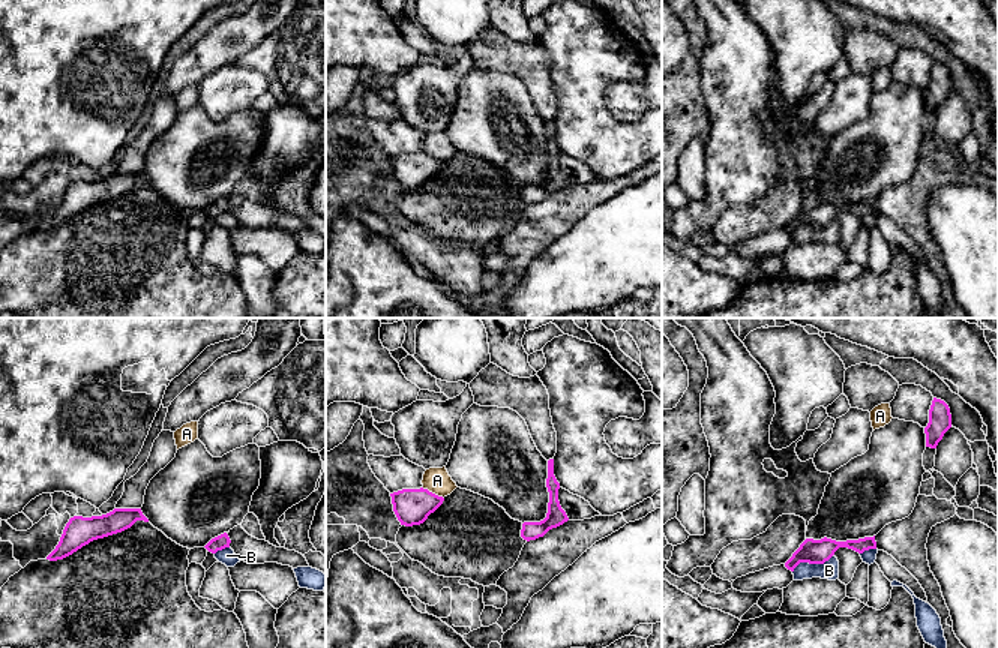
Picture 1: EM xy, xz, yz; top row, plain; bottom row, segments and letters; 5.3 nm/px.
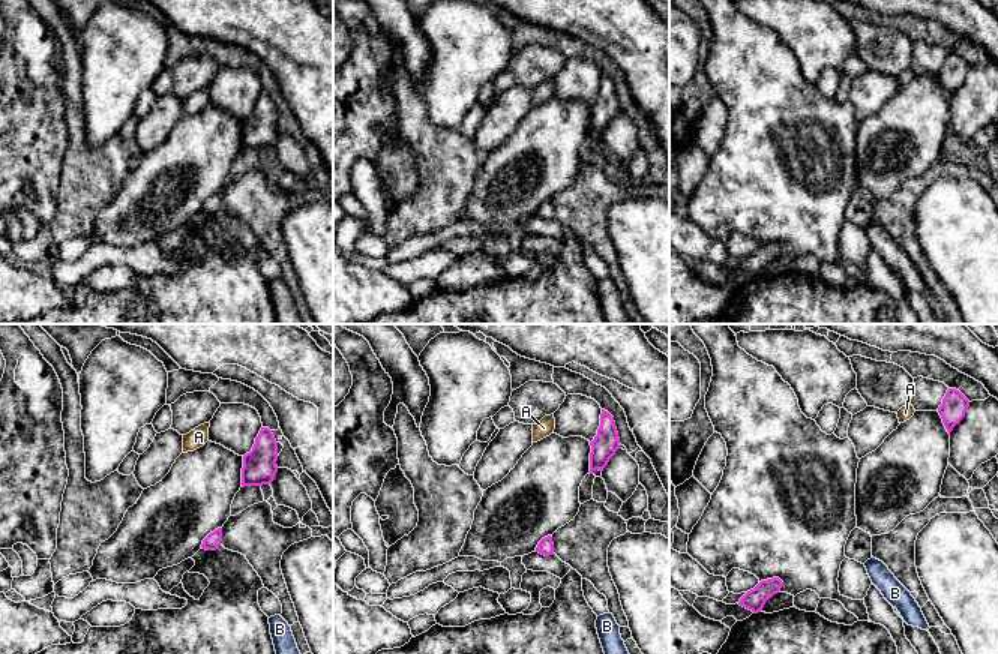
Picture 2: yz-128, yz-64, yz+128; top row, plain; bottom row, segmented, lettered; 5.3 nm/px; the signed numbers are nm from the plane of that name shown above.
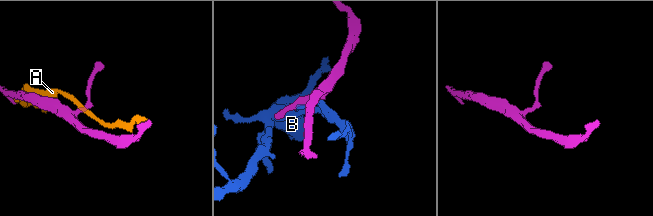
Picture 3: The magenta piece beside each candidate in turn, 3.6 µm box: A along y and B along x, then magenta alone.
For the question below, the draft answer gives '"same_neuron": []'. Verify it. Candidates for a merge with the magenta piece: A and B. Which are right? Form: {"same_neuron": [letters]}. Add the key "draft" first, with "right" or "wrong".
{"draft": "right", "same_neuron": []}

